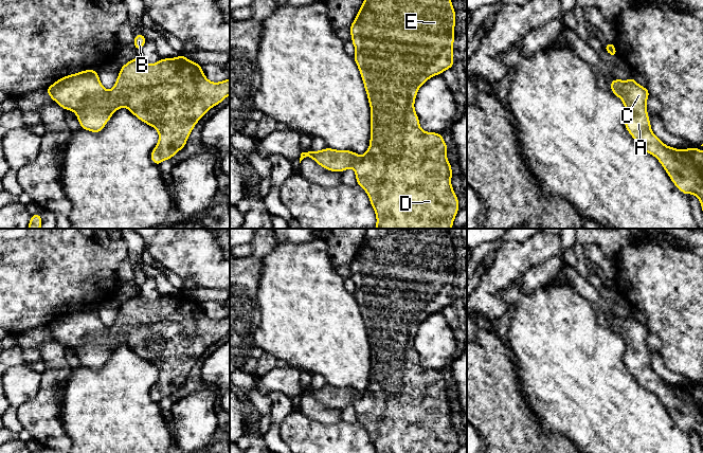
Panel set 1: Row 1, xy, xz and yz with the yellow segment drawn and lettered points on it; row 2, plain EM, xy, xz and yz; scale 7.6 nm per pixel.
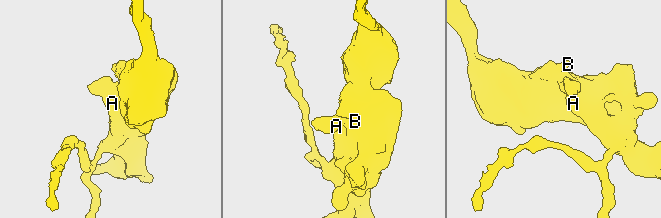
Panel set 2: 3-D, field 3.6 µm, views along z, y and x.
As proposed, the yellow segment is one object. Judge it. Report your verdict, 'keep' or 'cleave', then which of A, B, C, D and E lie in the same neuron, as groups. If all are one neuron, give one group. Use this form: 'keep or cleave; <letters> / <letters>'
keep; A B C D E

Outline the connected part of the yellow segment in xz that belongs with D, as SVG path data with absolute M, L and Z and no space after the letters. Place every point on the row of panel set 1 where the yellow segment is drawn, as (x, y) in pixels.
M364 0L358 15L349 28L352 42L356 49L354 59L359 68L371 106L369 148L362 157L350 150L336 150L328 147L320 151L309 150L301 153L300 163L304 158L310 157L316 163L330 171L342 173L345 169L353 167L356 174L357 184L366 192L375 211L377 217L375 229L451 229L454 218L459 210L457 196L451 185L452 167L447 159L448 146L440 132L426 132L420 128L419 119L414 108L414 102L420 86L432 76L441 74L445 70L451 69L454 65L454 26L455 10L453 8L451 0Z

